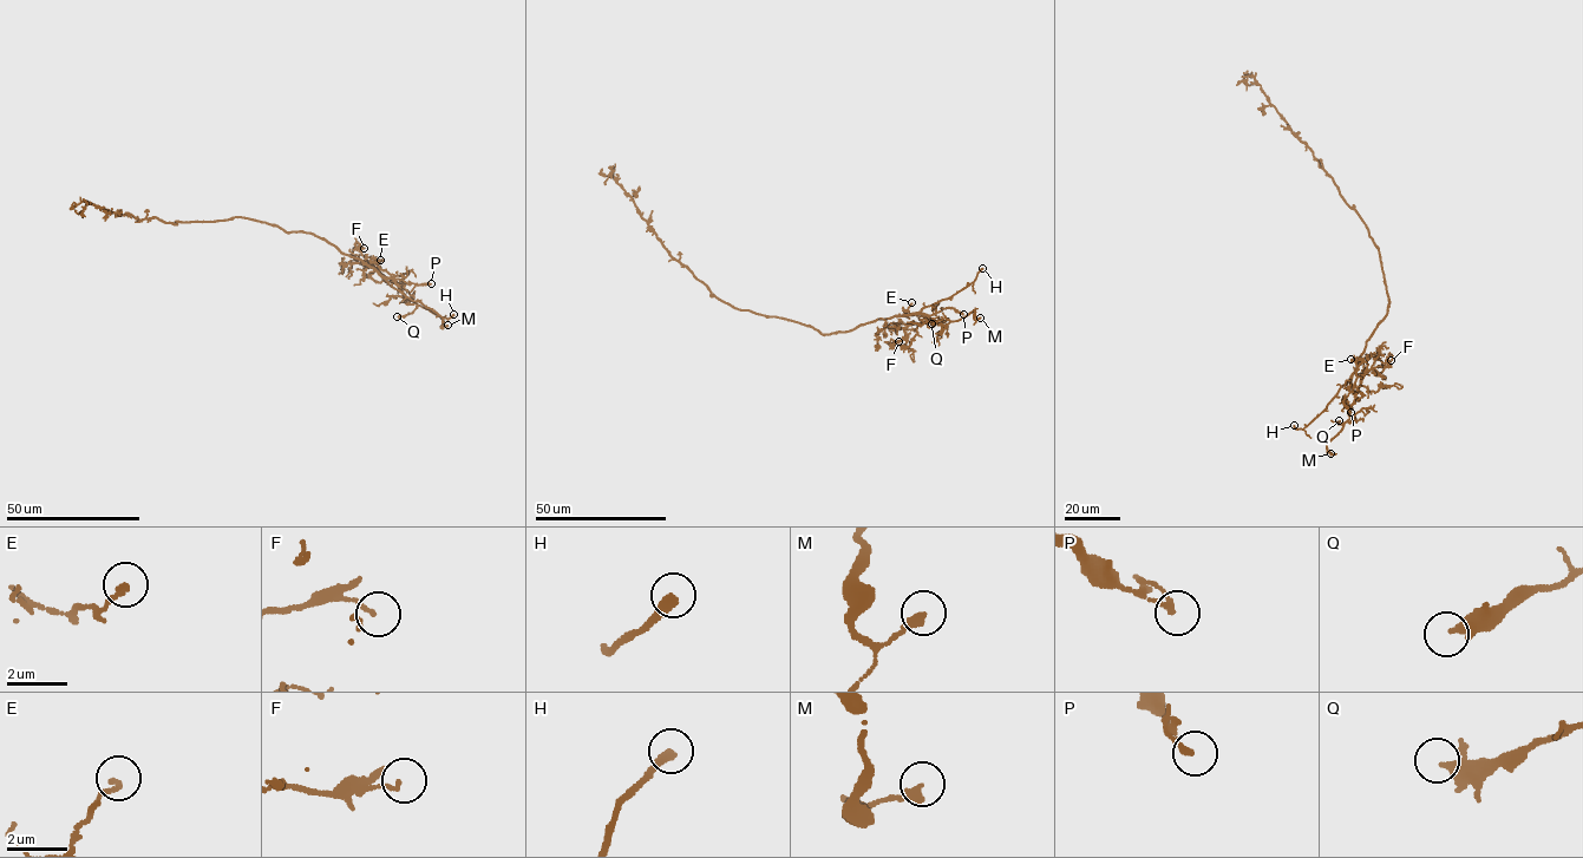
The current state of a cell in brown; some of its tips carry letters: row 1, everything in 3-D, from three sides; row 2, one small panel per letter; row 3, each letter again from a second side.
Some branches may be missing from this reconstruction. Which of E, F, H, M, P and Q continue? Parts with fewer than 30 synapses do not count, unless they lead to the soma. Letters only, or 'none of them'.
H

